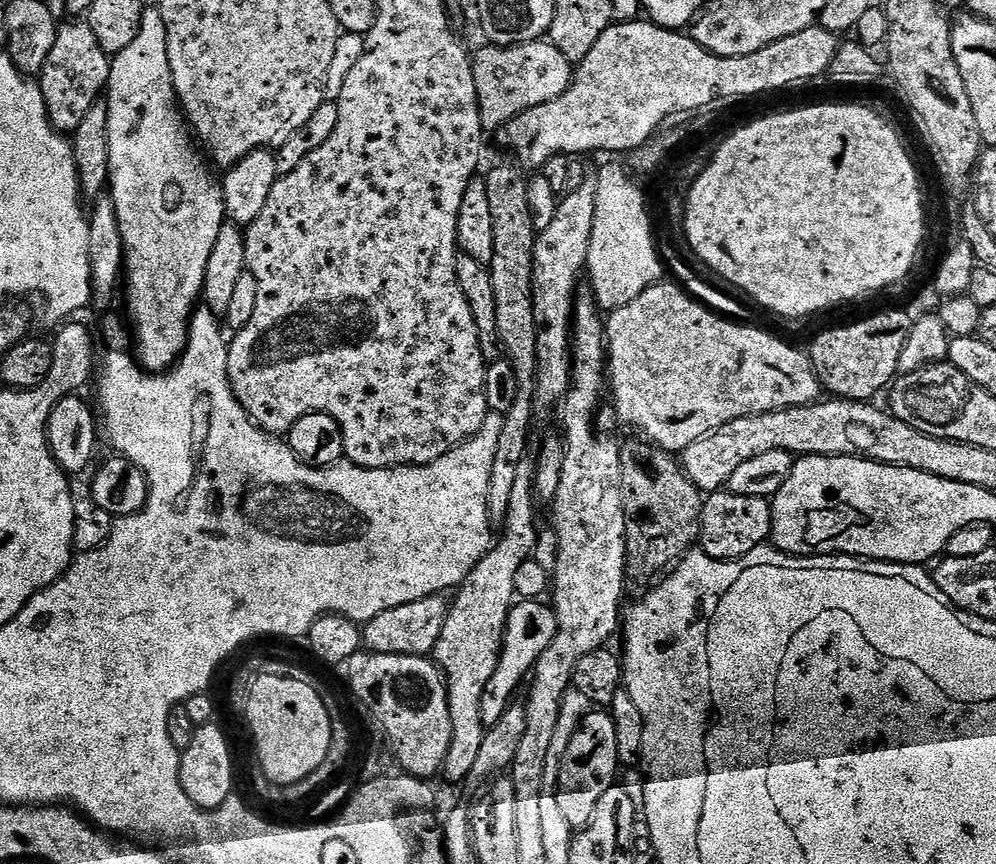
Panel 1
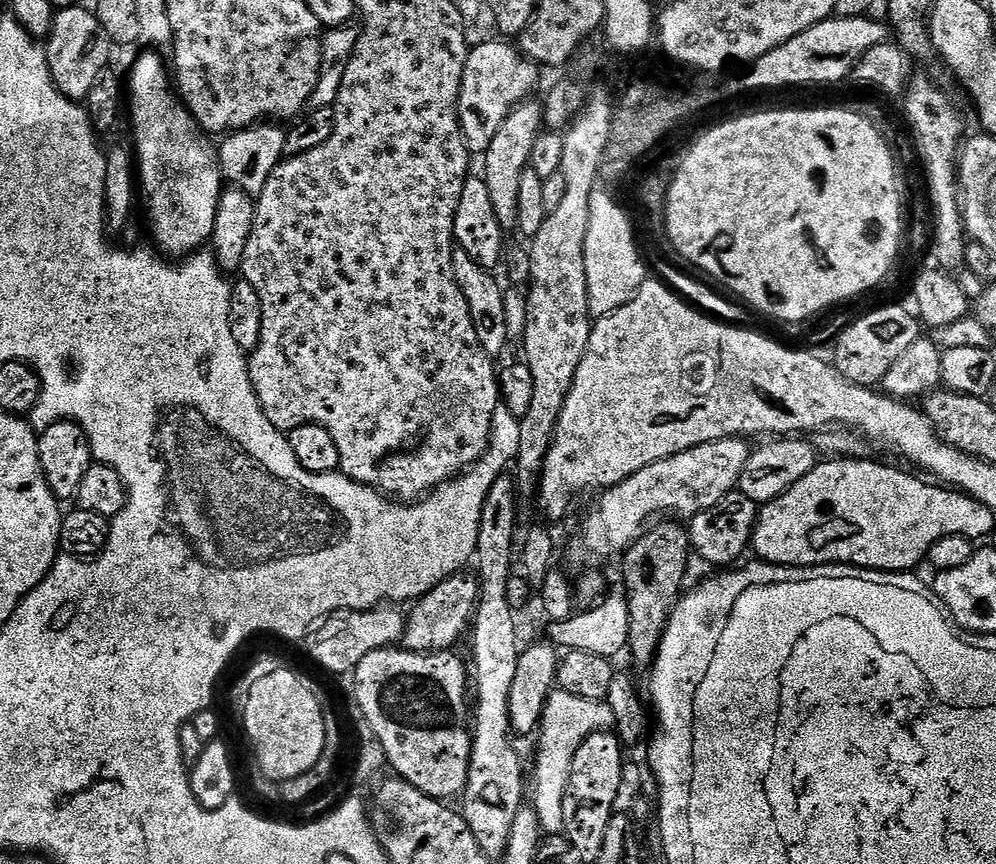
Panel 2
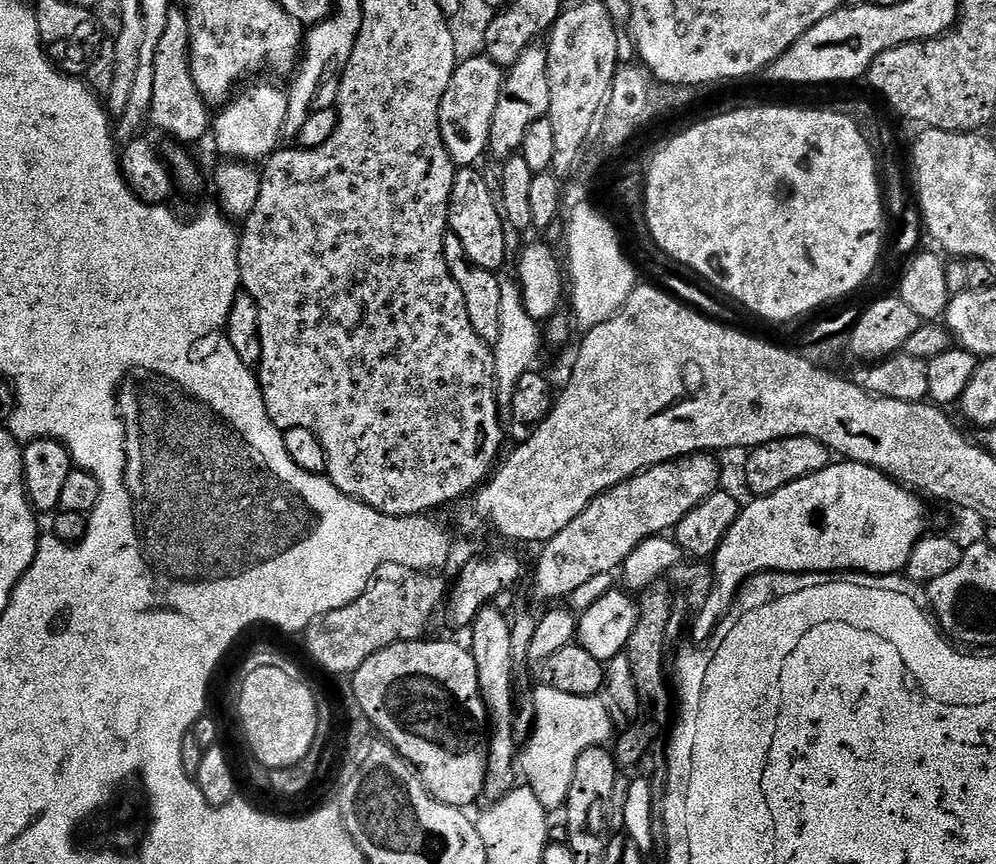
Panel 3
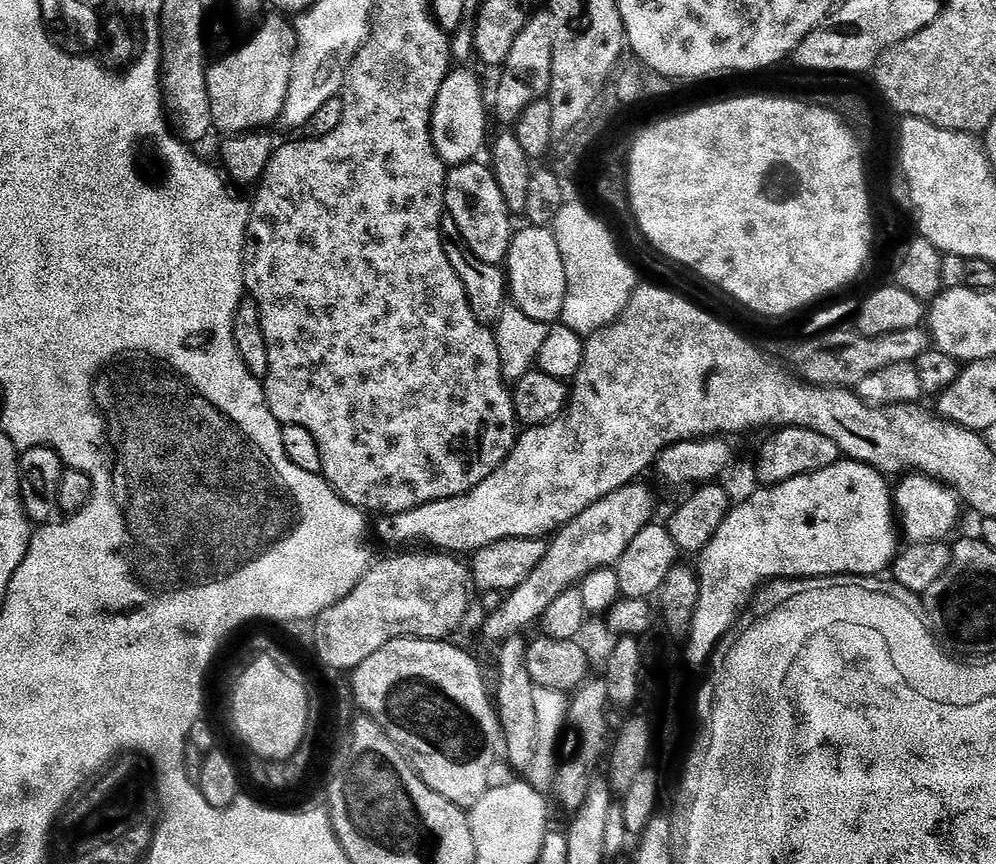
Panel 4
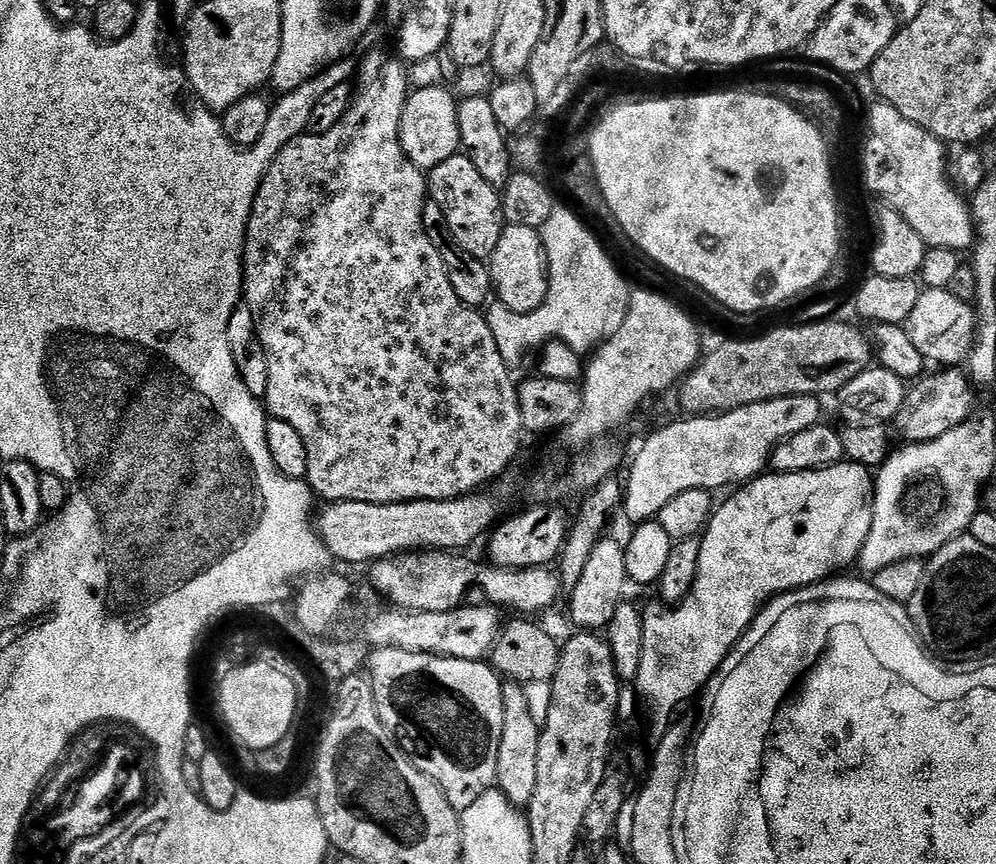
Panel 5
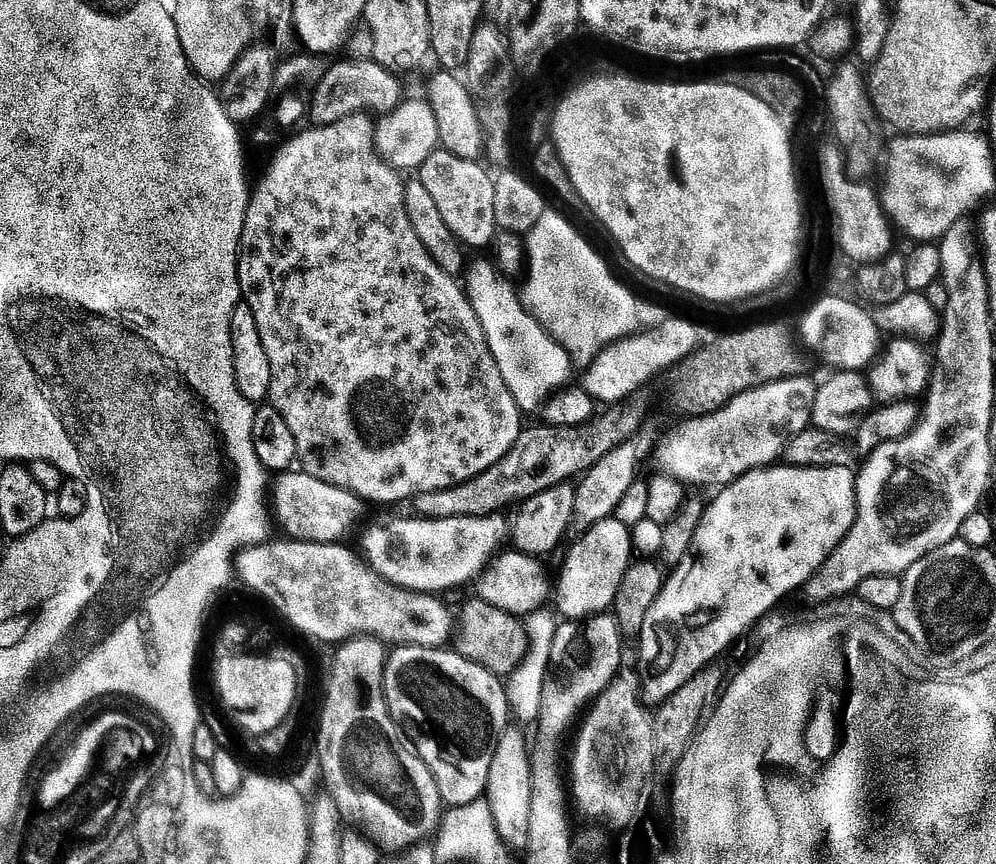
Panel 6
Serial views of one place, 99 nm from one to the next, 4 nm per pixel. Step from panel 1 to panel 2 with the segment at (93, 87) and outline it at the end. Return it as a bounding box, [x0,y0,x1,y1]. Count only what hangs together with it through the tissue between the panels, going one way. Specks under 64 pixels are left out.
[46,6,113,101]

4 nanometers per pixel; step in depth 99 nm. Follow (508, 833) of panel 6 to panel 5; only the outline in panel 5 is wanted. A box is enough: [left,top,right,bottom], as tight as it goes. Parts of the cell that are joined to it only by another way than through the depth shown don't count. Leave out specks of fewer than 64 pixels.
[497,681,540,807]

